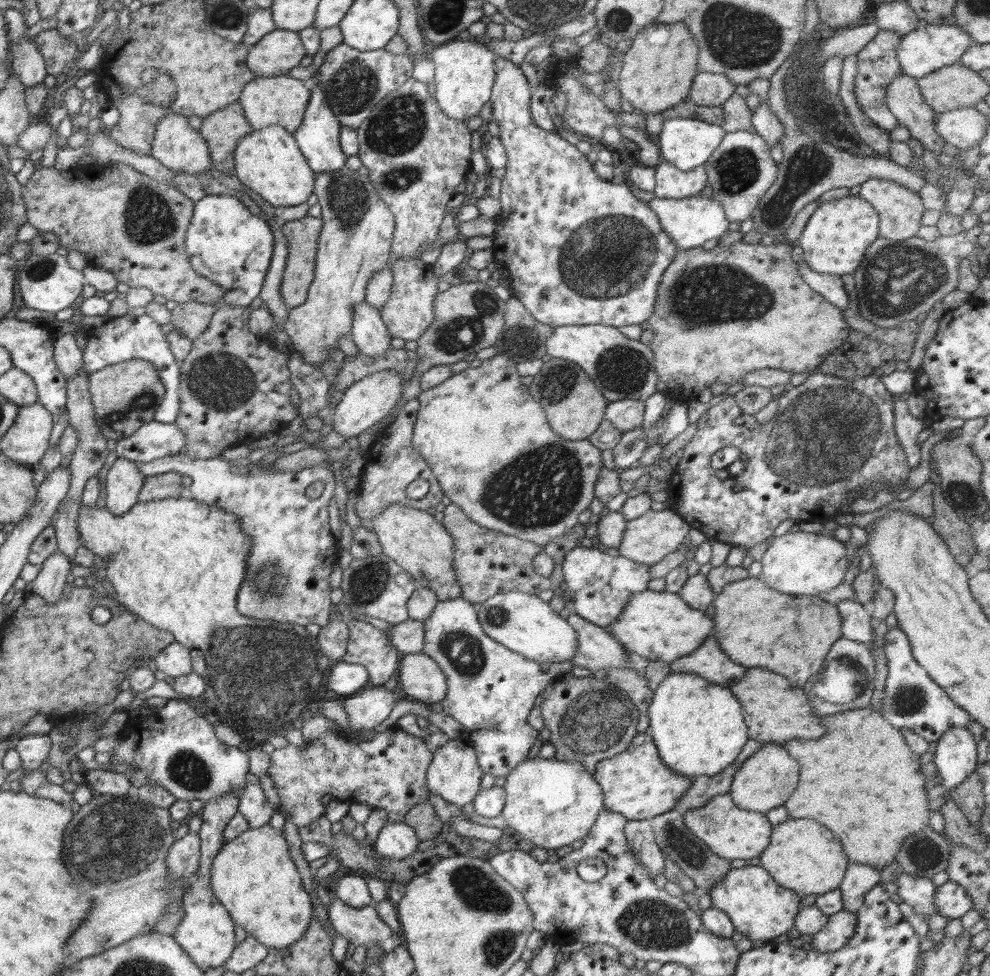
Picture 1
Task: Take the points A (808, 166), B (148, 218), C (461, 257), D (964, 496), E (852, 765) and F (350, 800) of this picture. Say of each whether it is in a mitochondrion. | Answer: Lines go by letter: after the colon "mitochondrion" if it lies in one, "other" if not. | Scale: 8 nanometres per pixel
A: mitochondrion
B: mitochondrion
C: other
D: mitochondrion
E: other
F: other

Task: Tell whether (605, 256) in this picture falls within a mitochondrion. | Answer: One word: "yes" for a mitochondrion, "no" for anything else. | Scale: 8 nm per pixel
yes

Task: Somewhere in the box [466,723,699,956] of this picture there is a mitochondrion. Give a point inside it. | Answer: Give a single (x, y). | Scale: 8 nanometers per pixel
(653, 924)

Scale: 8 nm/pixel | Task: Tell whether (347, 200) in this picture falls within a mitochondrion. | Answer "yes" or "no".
yes

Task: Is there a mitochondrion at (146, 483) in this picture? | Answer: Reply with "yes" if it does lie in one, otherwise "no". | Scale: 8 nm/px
no

